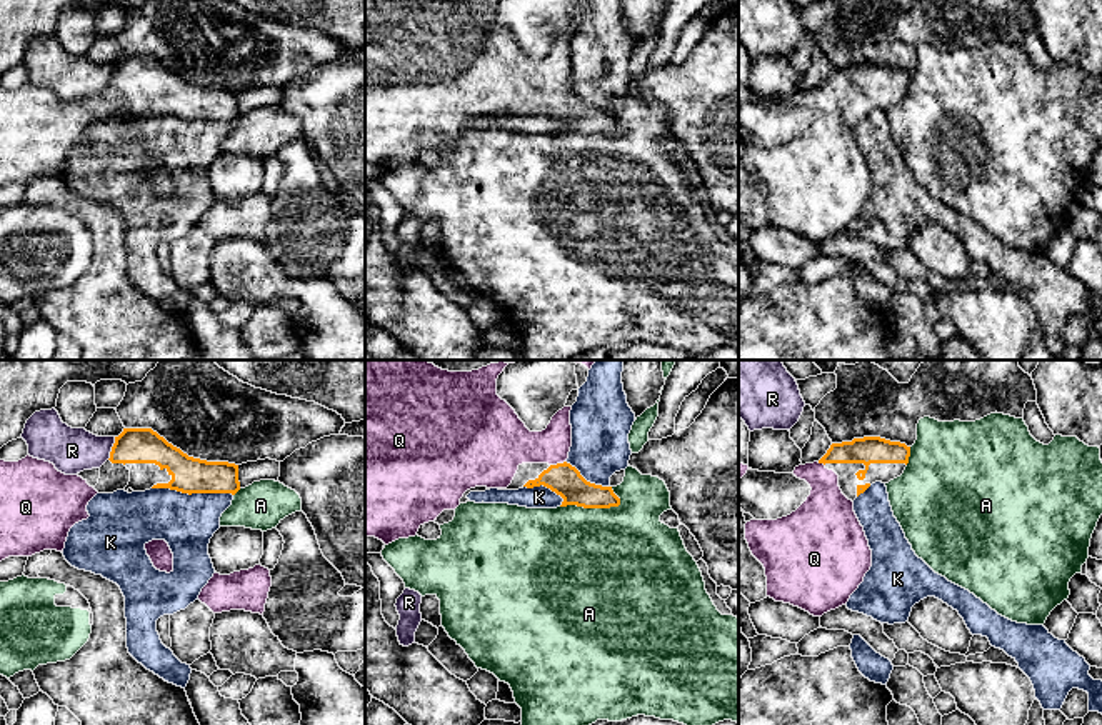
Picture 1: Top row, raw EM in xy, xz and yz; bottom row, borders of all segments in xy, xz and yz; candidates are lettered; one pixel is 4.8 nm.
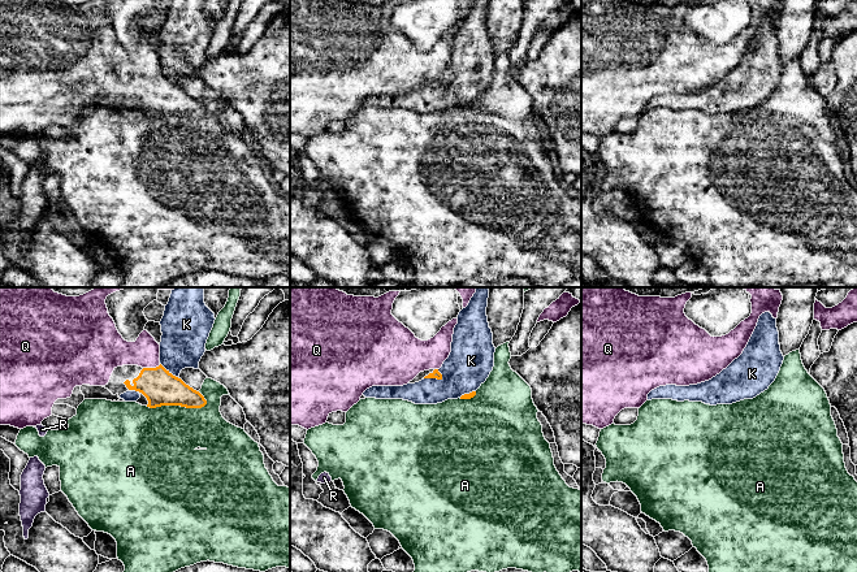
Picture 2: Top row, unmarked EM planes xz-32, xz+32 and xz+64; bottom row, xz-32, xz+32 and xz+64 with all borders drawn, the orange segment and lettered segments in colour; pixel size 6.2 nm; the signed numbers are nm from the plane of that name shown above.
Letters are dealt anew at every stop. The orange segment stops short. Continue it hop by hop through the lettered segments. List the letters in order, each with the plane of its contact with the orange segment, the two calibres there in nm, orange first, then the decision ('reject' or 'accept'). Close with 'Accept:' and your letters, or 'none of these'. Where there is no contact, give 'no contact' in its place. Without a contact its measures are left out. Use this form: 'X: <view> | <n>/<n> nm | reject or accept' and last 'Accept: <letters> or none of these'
A: xz | 160/500 nm | reject
K: xy | 180/280 nm | reject
Q: xz | 160/220 nm | accept
R: xy | 180/220 nm | reject
Accept: Q

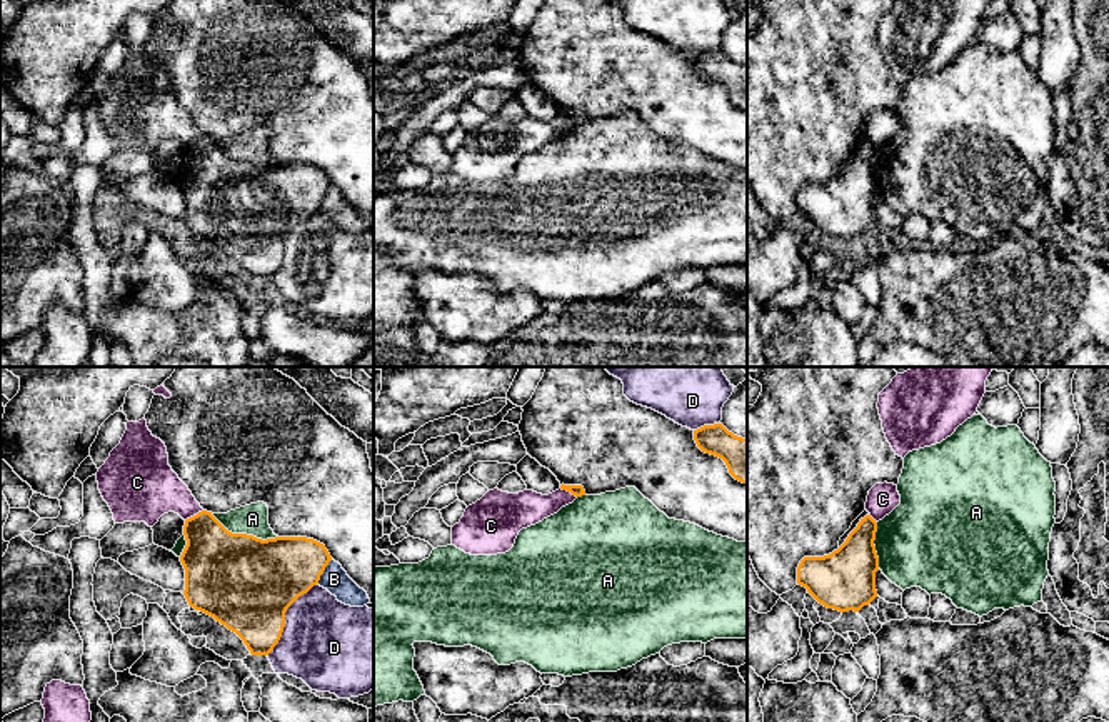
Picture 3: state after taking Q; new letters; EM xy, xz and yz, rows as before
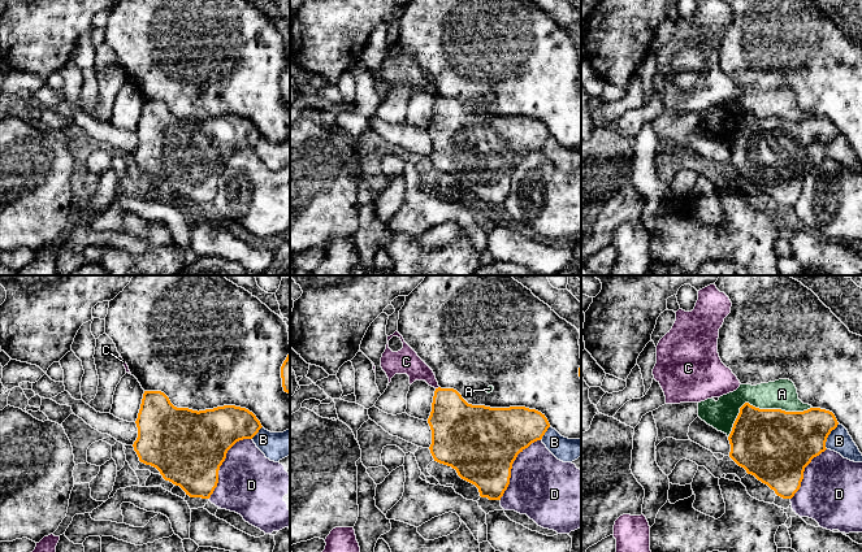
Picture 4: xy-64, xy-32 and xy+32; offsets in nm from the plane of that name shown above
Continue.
A: xy | 460/150 nm | reject
B: xy | 340/120 nm | reject
C: xy | 320/280 nm | reject
D: xy | 460/420 nm | reject
Accept: none of these

